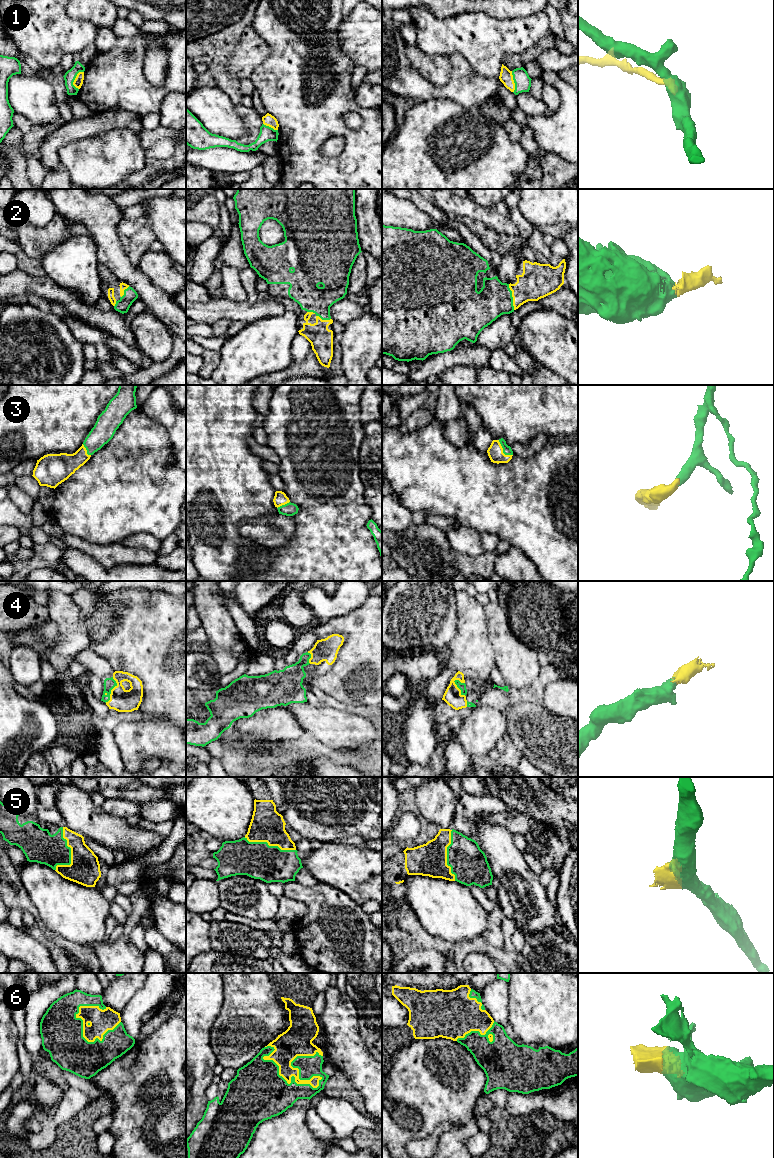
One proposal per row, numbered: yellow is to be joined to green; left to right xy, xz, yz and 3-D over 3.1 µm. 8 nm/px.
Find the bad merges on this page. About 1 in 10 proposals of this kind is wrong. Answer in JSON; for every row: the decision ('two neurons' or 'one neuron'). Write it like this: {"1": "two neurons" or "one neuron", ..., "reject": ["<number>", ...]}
{"1": "one neuron", "2": "one neuron", "3": "one neuron", "4": "one neuron", "5": "one neuron", "6": "one neuron", "reject": []}

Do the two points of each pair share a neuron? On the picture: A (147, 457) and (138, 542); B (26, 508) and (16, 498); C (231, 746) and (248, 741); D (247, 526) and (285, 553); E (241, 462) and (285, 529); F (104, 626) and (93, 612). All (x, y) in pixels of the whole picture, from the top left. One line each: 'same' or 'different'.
A: different
B: same
C: same
D: different
E: different
F: same

